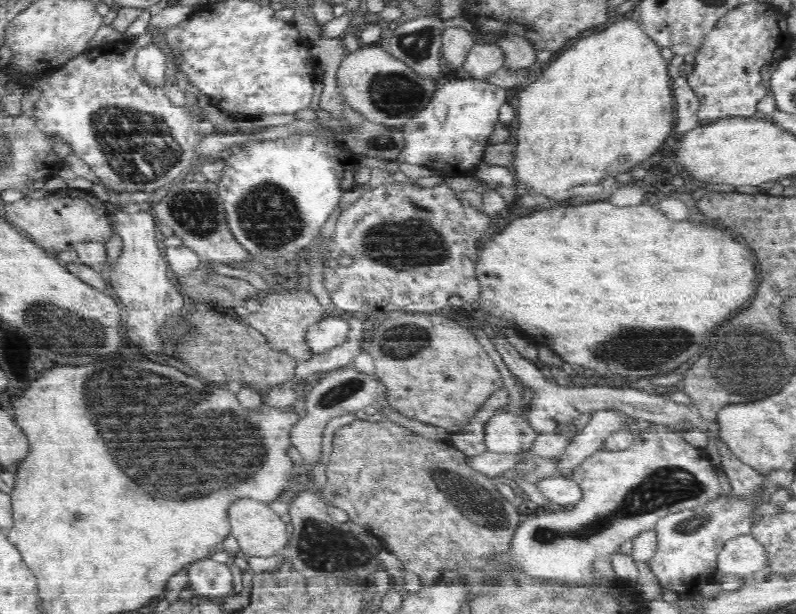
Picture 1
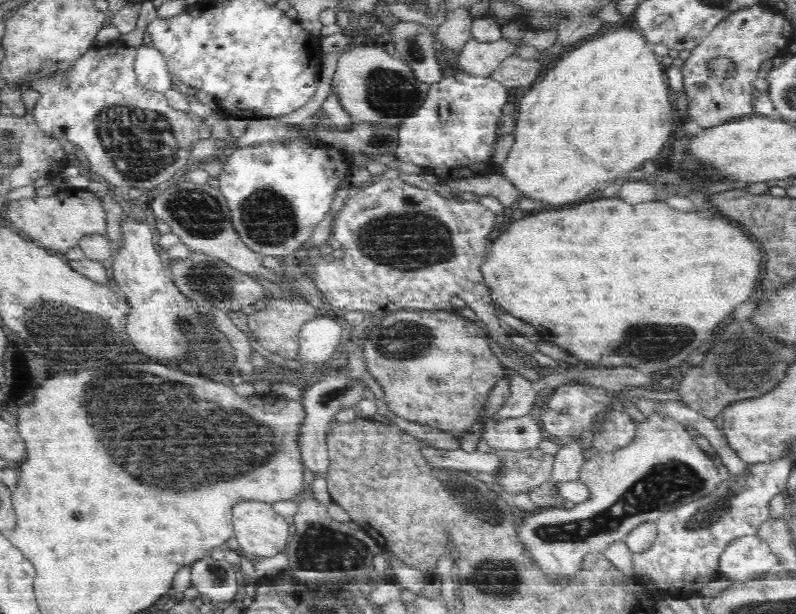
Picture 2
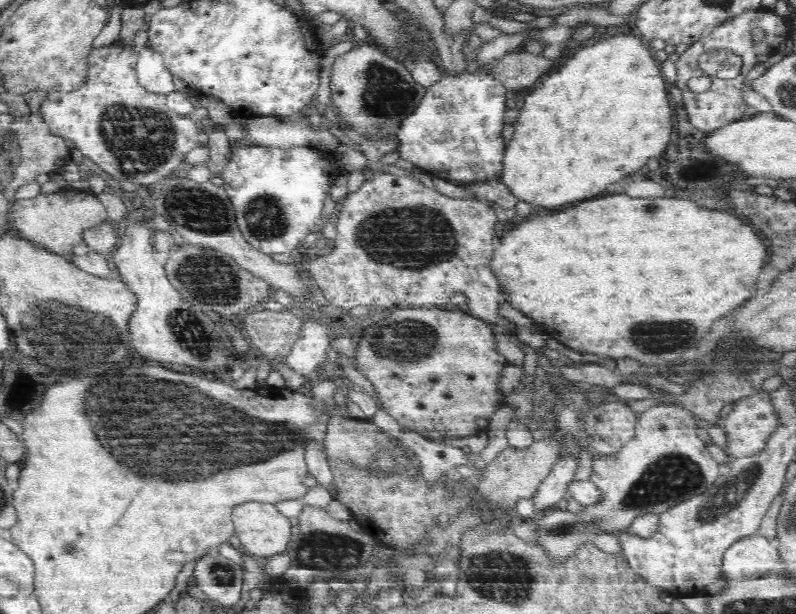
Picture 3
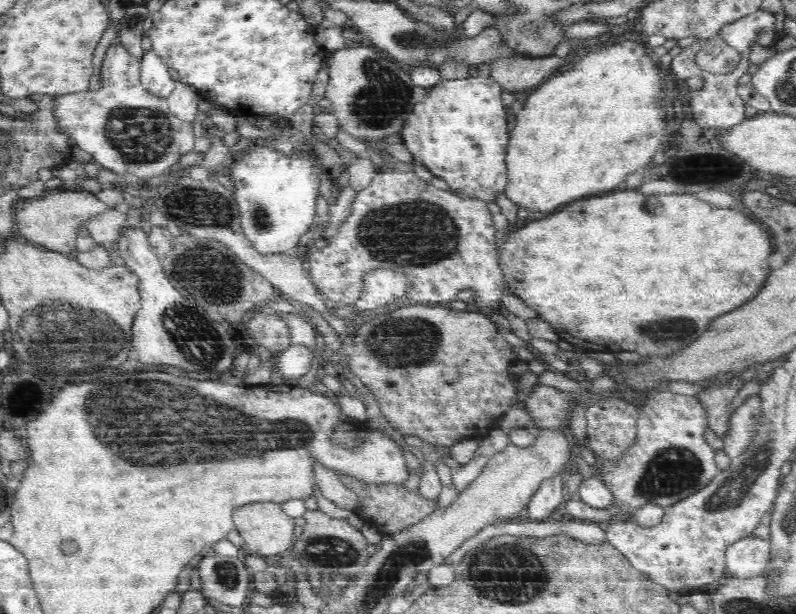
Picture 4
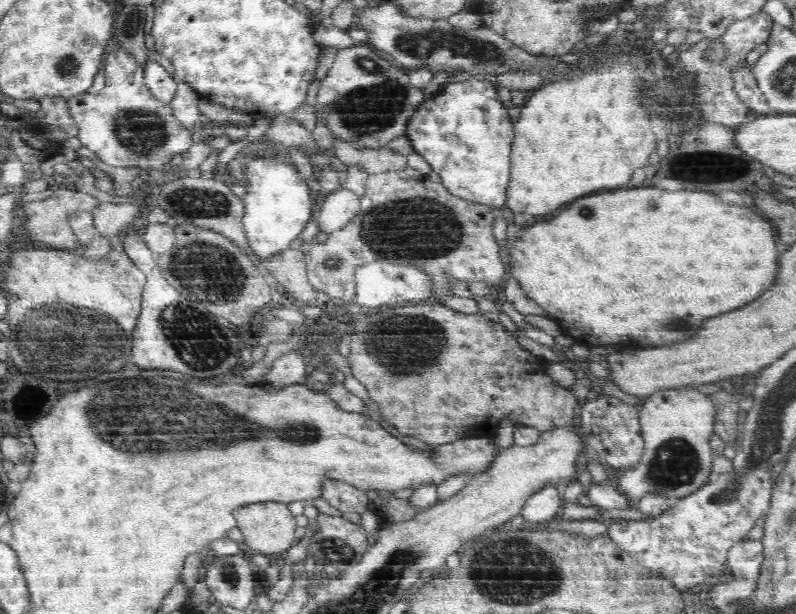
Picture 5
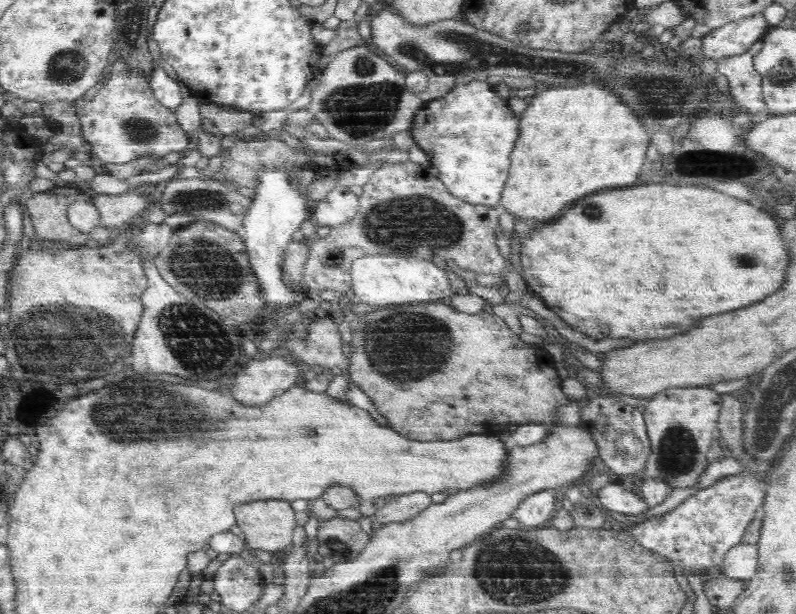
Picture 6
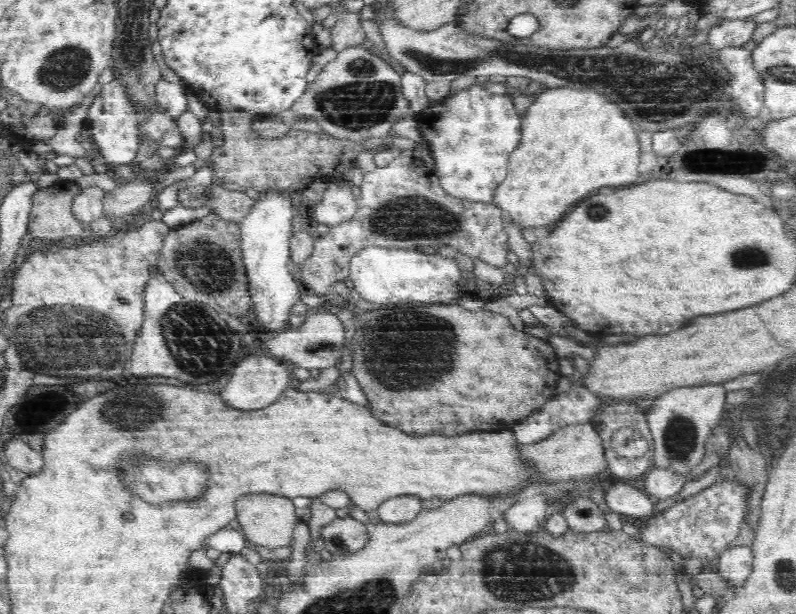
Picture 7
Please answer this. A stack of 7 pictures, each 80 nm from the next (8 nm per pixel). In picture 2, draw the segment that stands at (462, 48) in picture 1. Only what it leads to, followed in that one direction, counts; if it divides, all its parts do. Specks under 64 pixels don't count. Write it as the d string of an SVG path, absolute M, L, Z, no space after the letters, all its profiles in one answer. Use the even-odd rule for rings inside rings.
M460 6L447 13L444 23L435 28L434 36L449 48L461 50L464 42L471 36L471 26L475 20L470 10L470 6Z

